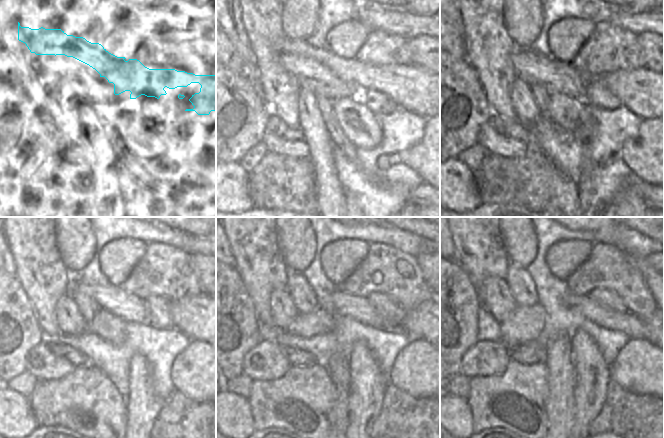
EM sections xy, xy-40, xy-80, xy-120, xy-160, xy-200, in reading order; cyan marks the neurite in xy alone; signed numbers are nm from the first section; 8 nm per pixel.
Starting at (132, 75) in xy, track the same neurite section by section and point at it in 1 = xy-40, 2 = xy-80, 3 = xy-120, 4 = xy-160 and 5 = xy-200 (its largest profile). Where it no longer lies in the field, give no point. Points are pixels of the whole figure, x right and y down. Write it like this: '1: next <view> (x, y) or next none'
1: next xy-40 (419, 90)
2: next xy-80 (643, 90)
3: next xy-120 (195, 316)
4: next xy-160 (419, 322)
5: next xy-200 (643, 320)

